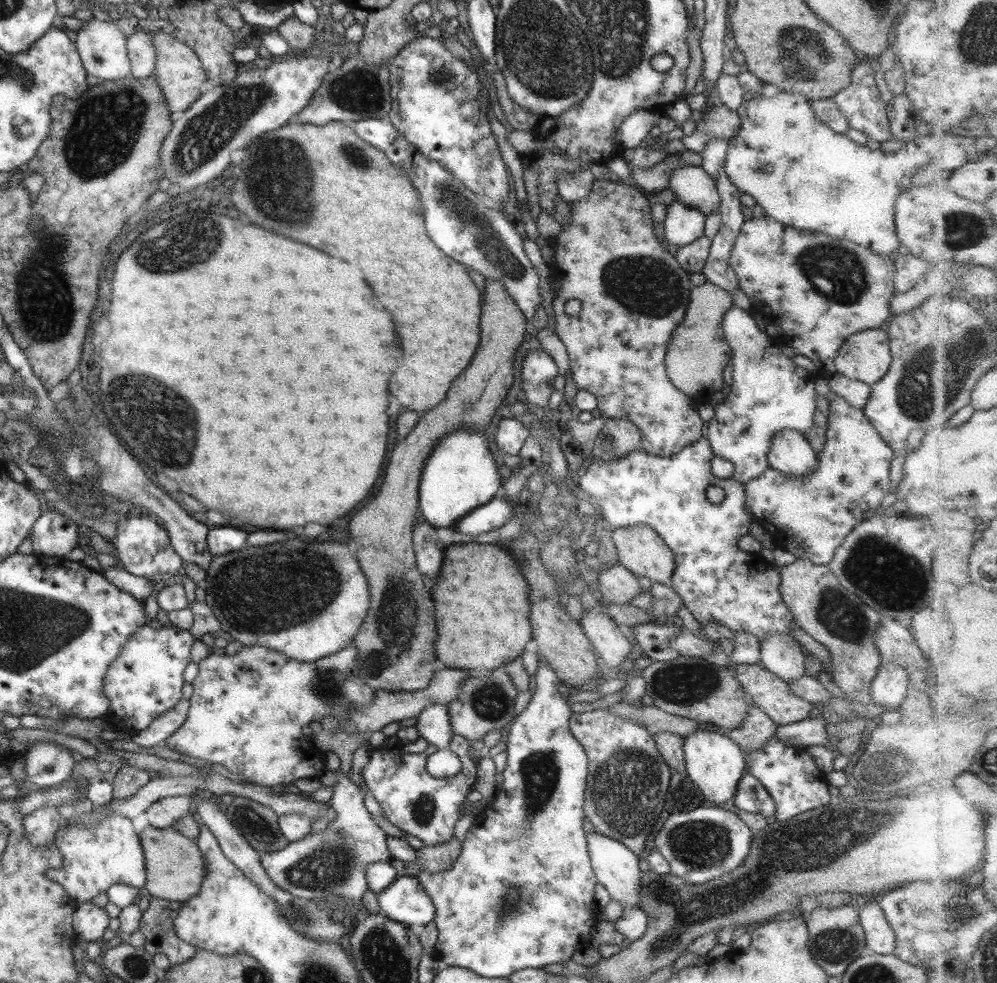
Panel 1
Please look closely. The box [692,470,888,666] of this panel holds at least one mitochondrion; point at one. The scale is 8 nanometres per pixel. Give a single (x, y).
(841, 616)

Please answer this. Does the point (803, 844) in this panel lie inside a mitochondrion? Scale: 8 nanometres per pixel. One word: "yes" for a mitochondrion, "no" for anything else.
yes

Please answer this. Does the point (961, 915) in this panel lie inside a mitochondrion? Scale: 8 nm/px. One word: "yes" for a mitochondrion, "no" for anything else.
yes

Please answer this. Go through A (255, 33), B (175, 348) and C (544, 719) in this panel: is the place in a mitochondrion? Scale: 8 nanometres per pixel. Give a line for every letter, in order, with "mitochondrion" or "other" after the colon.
A: other
B: other
C: other

